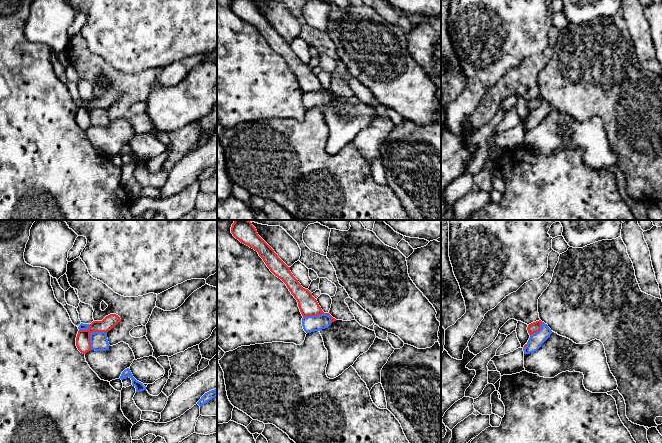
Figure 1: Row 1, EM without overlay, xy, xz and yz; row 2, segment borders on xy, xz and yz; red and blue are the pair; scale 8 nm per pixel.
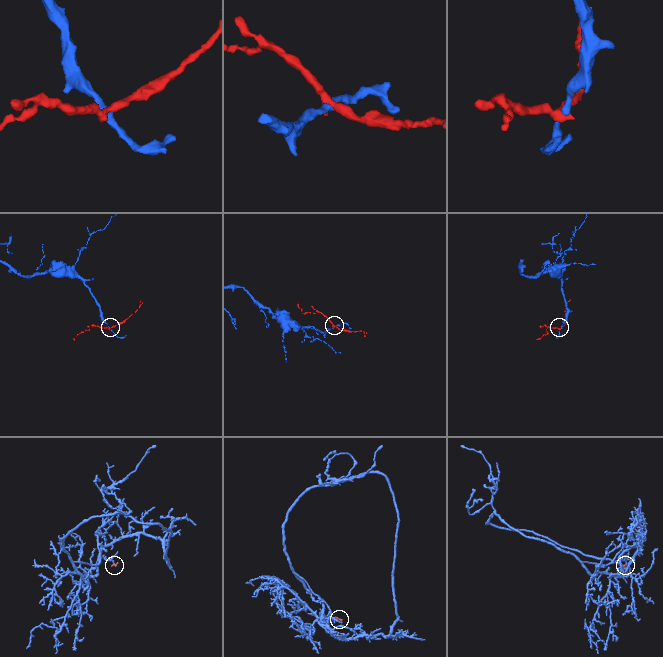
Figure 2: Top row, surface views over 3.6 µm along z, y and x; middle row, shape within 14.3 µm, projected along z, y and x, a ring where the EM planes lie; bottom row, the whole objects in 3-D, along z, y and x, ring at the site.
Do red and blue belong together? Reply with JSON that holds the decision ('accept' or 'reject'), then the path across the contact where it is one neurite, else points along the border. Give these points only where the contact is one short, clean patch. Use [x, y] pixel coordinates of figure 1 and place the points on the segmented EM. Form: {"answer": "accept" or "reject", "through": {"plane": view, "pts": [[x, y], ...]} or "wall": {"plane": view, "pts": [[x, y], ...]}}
{"answer": "reject", "wall": {"plane": "xy", "pts": [[106, 332], [92, 332], [90, 334], [90, 349]]}}

